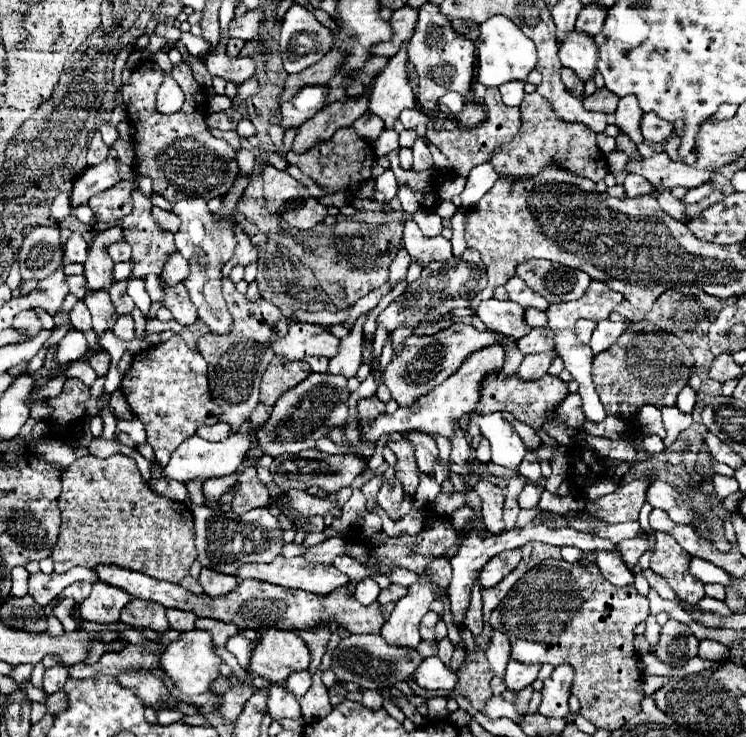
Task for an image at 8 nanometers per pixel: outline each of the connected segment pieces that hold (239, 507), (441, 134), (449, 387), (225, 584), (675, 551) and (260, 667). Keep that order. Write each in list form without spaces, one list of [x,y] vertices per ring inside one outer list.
[[[248,466],[240,474],[238,482],[240,482],[240,486],[238,486],[238,492],[236,492],[234,500],[232,500],[232,510],[236,514],[244,514],[248,510],[266,506],[270,502],[270,492],[268,492],[266,484],[262,484],[258,480],[256,466]]]
[[[488,88],[488,90],[486,90],[484,106],[488,106],[488,114],[486,114],[484,124],[480,124],[480,130],[460,130],[460,128],[456,128],[456,130],[450,130],[450,132],[448,132],[448,130],[438,130],[438,132],[436,132],[434,124],[432,124],[432,122],[428,124],[426,138],[428,138],[434,146],[440,148],[440,152],[450,160],[450,168],[452,168],[456,174],[464,176],[464,178],[468,176],[468,172],[470,172],[474,166],[478,166],[478,164],[490,160],[492,154],[494,154],[494,150],[496,150],[498,146],[510,142],[510,140],[518,134],[518,130],[520,130],[520,126],[522,126],[522,122],[520,122],[520,110],[506,106],[506,104],[502,102],[502,98],[500,98],[498,88]]]
[[[496,344],[496,346],[488,346],[488,350],[478,350],[476,354],[470,354],[464,360],[464,366],[460,366],[460,370],[456,374],[452,374],[452,378],[444,380],[440,386],[434,386],[428,394],[420,396],[412,406],[400,406],[394,414],[380,414],[376,416],[370,424],[364,424],[362,428],[362,420],[358,418],[358,432],[364,434],[364,438],[368,442],[378,442],[382,434],[390,434],[390,432],[406,432],[406,430],[424,430],[428,434],[438,434],[444,438],[452,438],[454,436],[454,420],[460,420],[462,414],[472,412],[476,408],[476,404],[480,402],[480,390],[482,390],[482,382],[488,374],[496,374],[502,370],[506,360],[506,348]]]
[[[202,570],[200,572],[200,578],[198,582],[202,584],[204,592],[212,598],[218,598],[218,596],[224,596],[228,592],[232,592],[240,580],[236,576],[228,576],[228,574],[216,574],[214,570]]]
[[[656,532],[656,548],[652,554],[650,568],[664,576],[672,590],[688,602],[696,602],[704,598],[704,584],[696,580],[688,570],[690,554],[676,544],[676,540],[668,534]]]
[[[268,628],[260,632],[252,650],[250,672],[272,684],[282,684],[290,672],[306,670],[308,662],[310,652],[296,632]]]

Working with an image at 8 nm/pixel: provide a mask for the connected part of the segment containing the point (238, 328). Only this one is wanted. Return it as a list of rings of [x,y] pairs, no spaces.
[[[222,278],[222,294],[224,294],[228,310],[232,314],[232,330],[226,334],[214,334],[214,332],[200,334],[198,342],[196,342],[196,350],[208,362],[210,396],[222,408],[222,414],[218,420],[230,424],[230,428],[232,428],[230,434],[236,434],[240,430],[240,426],[250,420],[252,412],[260,404],[258,384],[260,384],[264,370],[268,368],[268,364],[274,358],[272,350],[266,348],[266,342],[268,342],[268,338],[272,338],[276,334],[284,334],[284,330],[288,328],[288,322],[274,304],[270,304],[266,300],[248,302],[244,298],[244,294],[240,294],[236,290],[236,286],[230,278]]]

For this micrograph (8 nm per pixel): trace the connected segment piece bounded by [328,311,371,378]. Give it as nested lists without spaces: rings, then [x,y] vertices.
[[[371,311],[361,315],[350,334],[340,340],[338,354],[336,354],[336,358],[330,360],[328,372],[332,372],[332,374],[344,374],[346,378],[356,376],[358,366],[362,362],[363,326],[370,313]]]

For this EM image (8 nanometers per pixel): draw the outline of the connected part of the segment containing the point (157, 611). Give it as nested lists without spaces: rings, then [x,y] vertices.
[[[140,598],[130,600],[130,606],[124,608],[124,612],[120,614],[120,620],[134,626],[146,626],[152,630],[168,630],[166,608]]]

